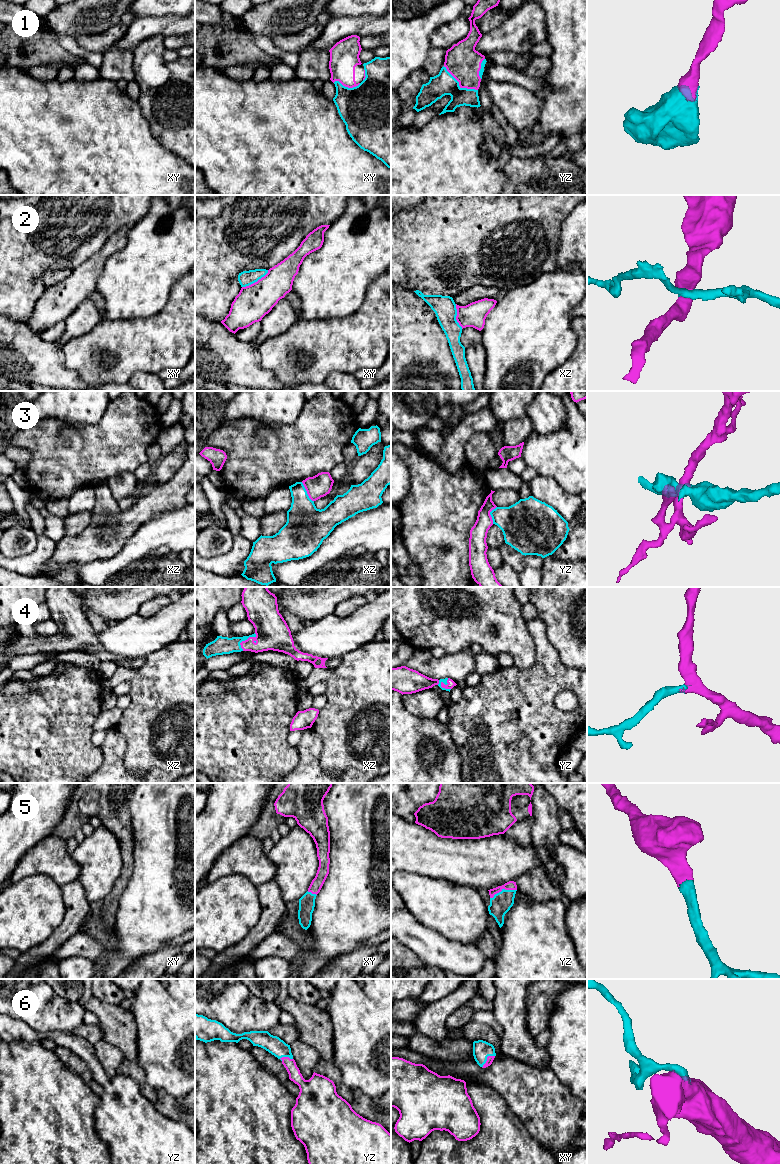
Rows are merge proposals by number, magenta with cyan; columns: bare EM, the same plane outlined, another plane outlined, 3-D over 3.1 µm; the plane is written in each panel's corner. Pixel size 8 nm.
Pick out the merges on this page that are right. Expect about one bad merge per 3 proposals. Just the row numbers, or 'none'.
1, 4, 5, 6

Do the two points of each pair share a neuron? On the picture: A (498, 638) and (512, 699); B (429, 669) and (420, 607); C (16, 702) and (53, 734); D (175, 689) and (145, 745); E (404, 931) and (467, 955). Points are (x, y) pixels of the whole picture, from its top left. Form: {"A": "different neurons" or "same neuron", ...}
{"A": "different neurons", "B": "different neurons", "C": "same neuron", "D": "same neuron", "E": "same neuron"}

